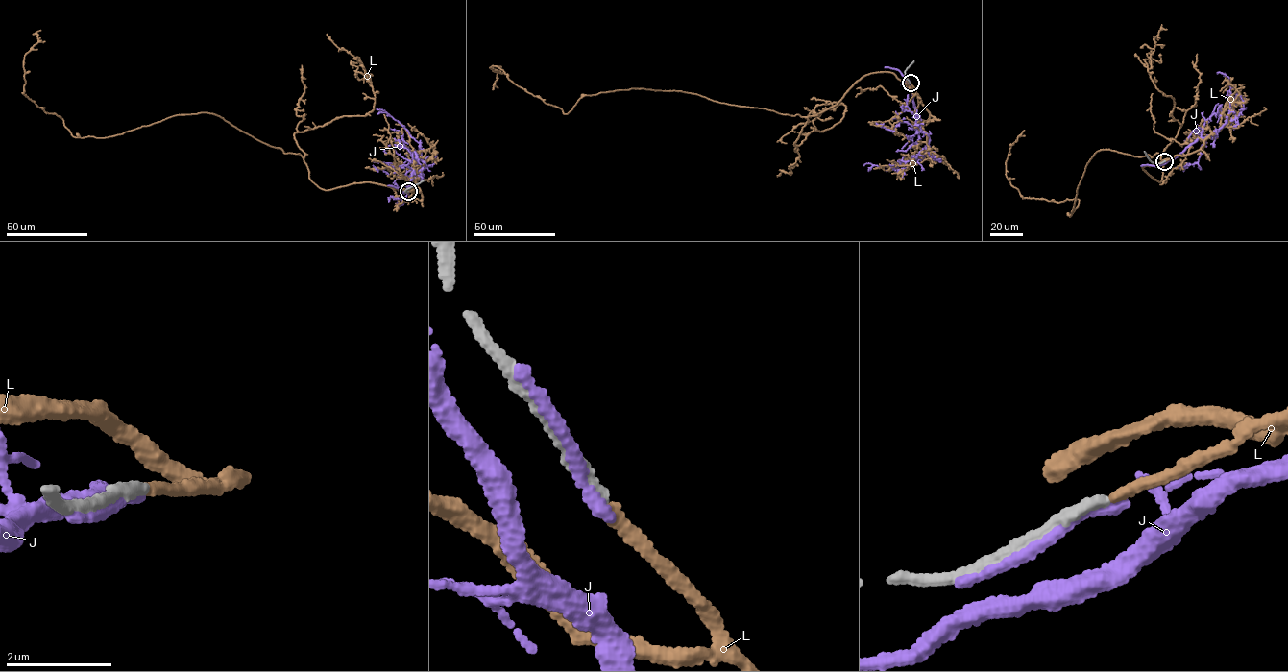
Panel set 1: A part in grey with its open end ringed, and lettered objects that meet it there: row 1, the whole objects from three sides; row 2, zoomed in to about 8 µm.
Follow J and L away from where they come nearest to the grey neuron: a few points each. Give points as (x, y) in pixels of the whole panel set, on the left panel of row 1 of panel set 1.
J: (407, 191), (411, 179), (418, 180), (421, 175), (424, 162), (420, 144), (403, 126), (383, 110), (376, 108)
L: (408, 191), (370, 181), (325, 190), (299, 153), (213, 113), (74, 137), (22, 93), (24, 55), (40, 30)

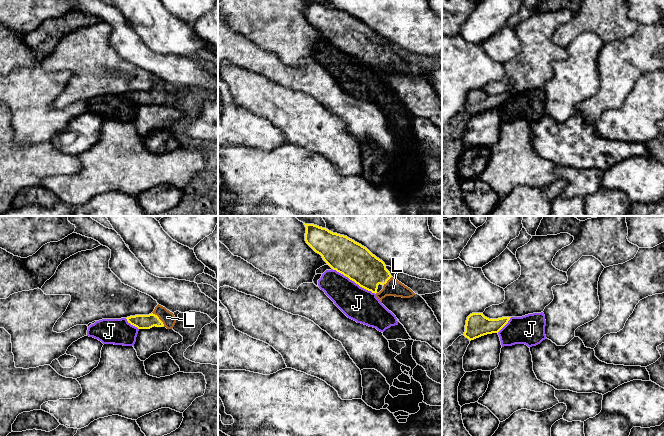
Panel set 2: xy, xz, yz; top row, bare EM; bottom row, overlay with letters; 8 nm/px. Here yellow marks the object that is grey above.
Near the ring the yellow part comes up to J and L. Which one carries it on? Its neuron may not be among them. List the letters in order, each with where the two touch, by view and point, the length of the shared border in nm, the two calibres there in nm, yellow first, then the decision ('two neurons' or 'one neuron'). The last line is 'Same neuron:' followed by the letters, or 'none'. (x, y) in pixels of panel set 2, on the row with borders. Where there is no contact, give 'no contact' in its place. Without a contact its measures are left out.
J: meets yellow in xz at (354, 281); contact 400 nm long; 280 nm thick on the yellow side, 260 nm on the other; two neurons
L: meets yellow in xy at (158, 318); contact 150 nm long; 110 nm thick on the yellow side, 110 nm on the other; one neuron
Same neuron: L

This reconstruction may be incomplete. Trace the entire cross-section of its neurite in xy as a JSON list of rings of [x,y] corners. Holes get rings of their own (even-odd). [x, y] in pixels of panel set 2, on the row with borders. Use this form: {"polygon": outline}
{"polygon": [[[157,305],[149,315],[135,315],[126,318],[128,323],[138,329],[150,329],[156,327],[166,327],[172,329],[176,323],[176,318],[172,312],[161,305]]]}

